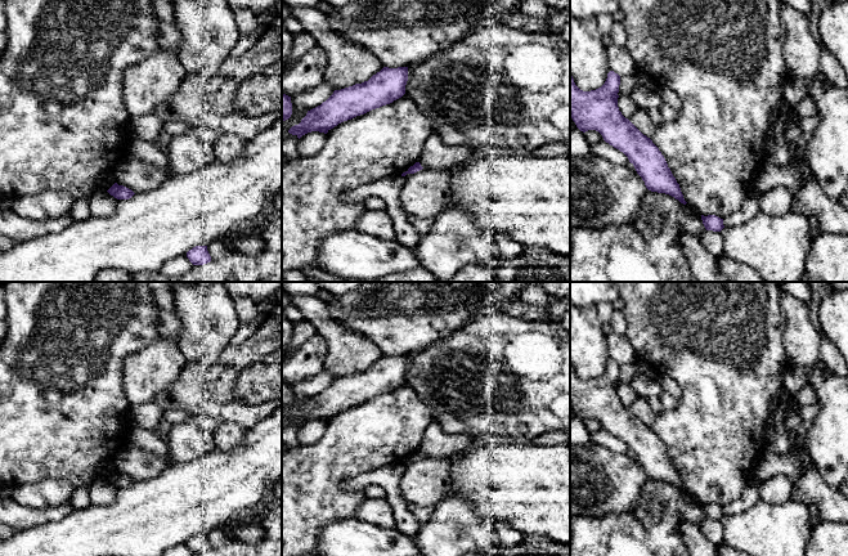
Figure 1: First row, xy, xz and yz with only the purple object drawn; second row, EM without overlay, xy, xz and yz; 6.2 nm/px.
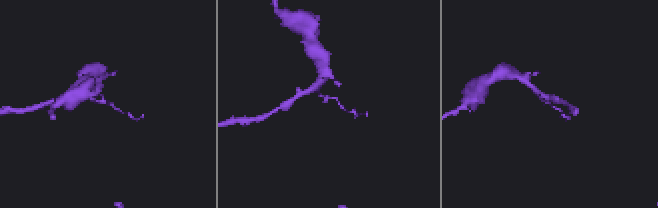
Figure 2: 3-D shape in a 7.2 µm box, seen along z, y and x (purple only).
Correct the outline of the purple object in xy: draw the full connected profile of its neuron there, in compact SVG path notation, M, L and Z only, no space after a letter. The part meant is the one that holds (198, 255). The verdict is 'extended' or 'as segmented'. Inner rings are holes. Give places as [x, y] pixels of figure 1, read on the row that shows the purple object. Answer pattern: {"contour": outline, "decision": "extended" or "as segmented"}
{"contour": "M196 246L187 252L187 257L193 265L203 265L211 261L207 246Z", "decision": "as segmented"}

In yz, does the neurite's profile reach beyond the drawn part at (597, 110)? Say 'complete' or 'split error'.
complete

